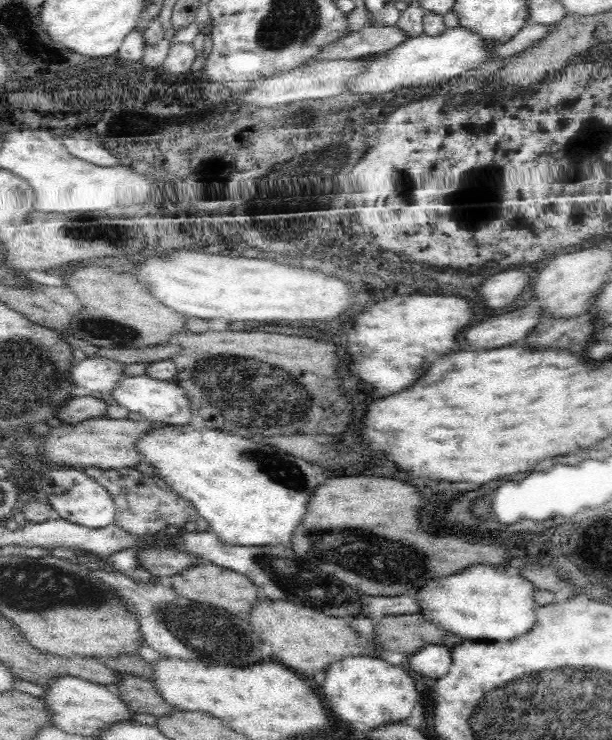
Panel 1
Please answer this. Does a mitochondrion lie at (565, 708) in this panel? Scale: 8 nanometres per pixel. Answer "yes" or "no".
yes

